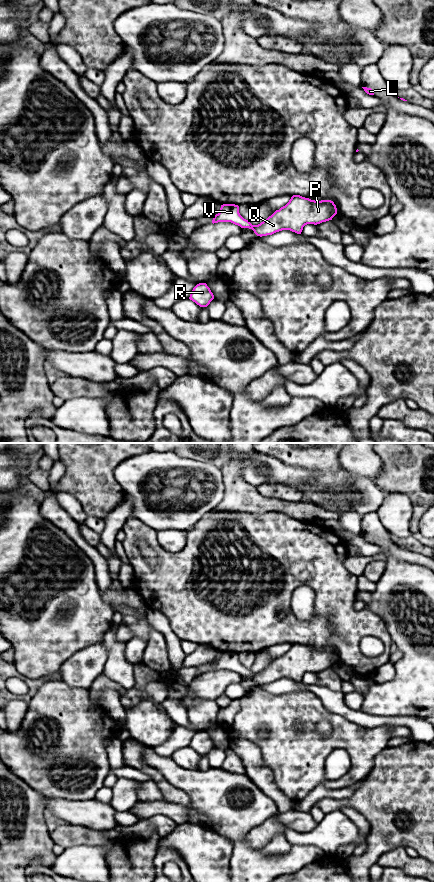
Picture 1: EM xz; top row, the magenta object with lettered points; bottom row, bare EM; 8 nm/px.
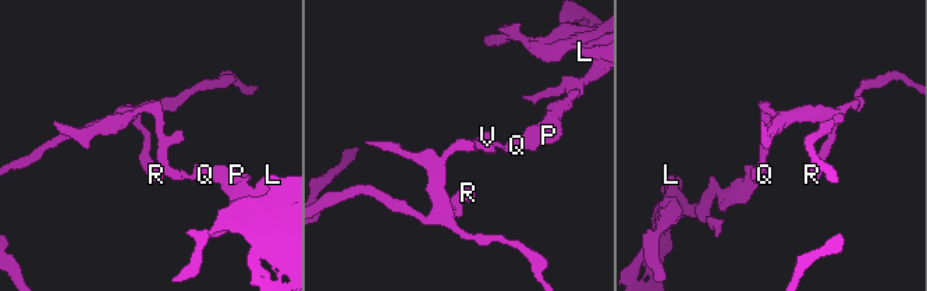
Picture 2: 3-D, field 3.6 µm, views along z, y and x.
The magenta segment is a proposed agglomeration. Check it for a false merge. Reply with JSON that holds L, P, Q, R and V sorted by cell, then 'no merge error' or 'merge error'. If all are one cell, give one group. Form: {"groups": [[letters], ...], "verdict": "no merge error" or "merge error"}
{"groups": [["L", "P", "Q"], ["R", "V"]], "verdict": "merge error"}

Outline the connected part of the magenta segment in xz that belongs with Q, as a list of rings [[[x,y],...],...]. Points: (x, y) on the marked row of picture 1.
[[[293,195],[285,206],[276,210],[265,221],[255,225],[253,231],[260,237],[282,230],[301,234],[305,225],[317,225],[332,220],[336,214],[336,205],[331,200],[315,201]]]

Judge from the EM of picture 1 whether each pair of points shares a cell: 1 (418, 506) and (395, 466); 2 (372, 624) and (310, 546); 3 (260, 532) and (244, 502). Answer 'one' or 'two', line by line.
1: one
2: one
3: two

